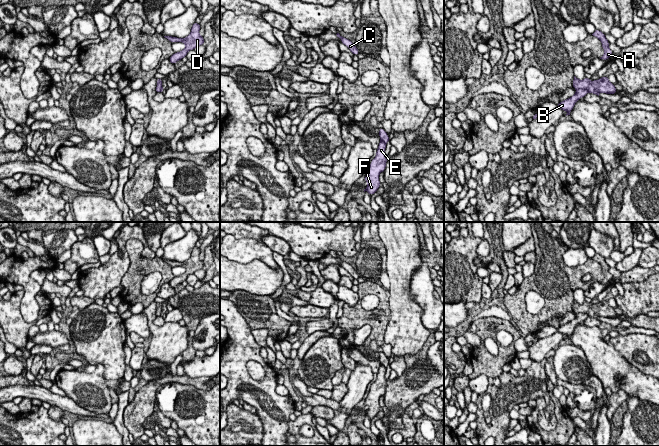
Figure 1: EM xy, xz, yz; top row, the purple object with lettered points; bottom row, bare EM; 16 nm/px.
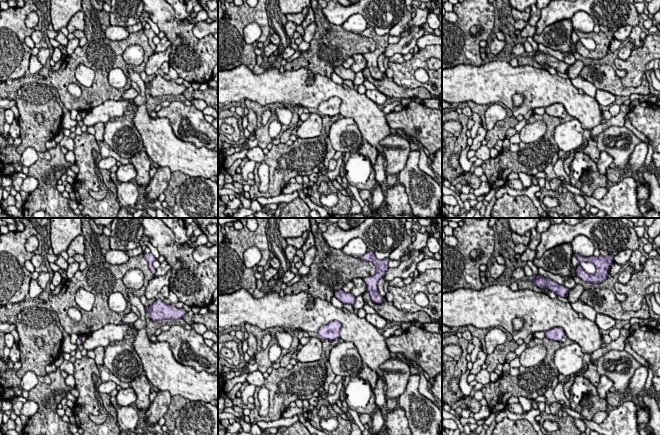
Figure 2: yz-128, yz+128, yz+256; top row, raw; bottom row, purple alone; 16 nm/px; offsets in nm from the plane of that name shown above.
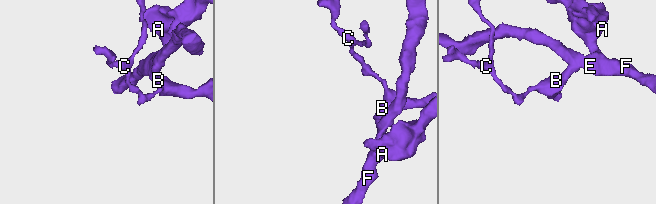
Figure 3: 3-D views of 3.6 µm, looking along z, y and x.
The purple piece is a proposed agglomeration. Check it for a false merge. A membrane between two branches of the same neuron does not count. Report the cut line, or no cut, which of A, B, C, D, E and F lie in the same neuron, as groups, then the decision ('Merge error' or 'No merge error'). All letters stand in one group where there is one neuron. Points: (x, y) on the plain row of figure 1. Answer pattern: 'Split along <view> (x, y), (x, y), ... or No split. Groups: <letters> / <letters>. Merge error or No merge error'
Split along yz (576, 314), (586, 313), (588, 315). Groups: A D E F / B C. Merge error

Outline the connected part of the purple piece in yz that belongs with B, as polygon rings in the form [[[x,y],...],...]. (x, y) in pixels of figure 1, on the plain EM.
[[[578,313],[578,314],[576,314],[576,317],[572,321],[568,322],[564,325],[561,325],[557,329],[557,332],[565,334],[567,336],[566,340],[570,339],[570,336],[574,332],[575,327],[580,322],[583,322],[587,317],[588,317],[587,313]]]

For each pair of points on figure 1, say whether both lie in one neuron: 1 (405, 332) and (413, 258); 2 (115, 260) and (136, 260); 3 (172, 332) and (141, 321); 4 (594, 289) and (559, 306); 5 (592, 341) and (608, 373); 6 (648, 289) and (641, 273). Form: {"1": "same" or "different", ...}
{"1": "same", "2": "different", "3": "different", "4": "different", "5": "same", "6": "different"}

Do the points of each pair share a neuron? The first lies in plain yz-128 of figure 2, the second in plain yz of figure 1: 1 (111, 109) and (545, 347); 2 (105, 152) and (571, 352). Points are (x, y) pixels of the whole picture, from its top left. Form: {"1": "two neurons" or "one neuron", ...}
{"1": "one neuron", "2": "two neurons"}

